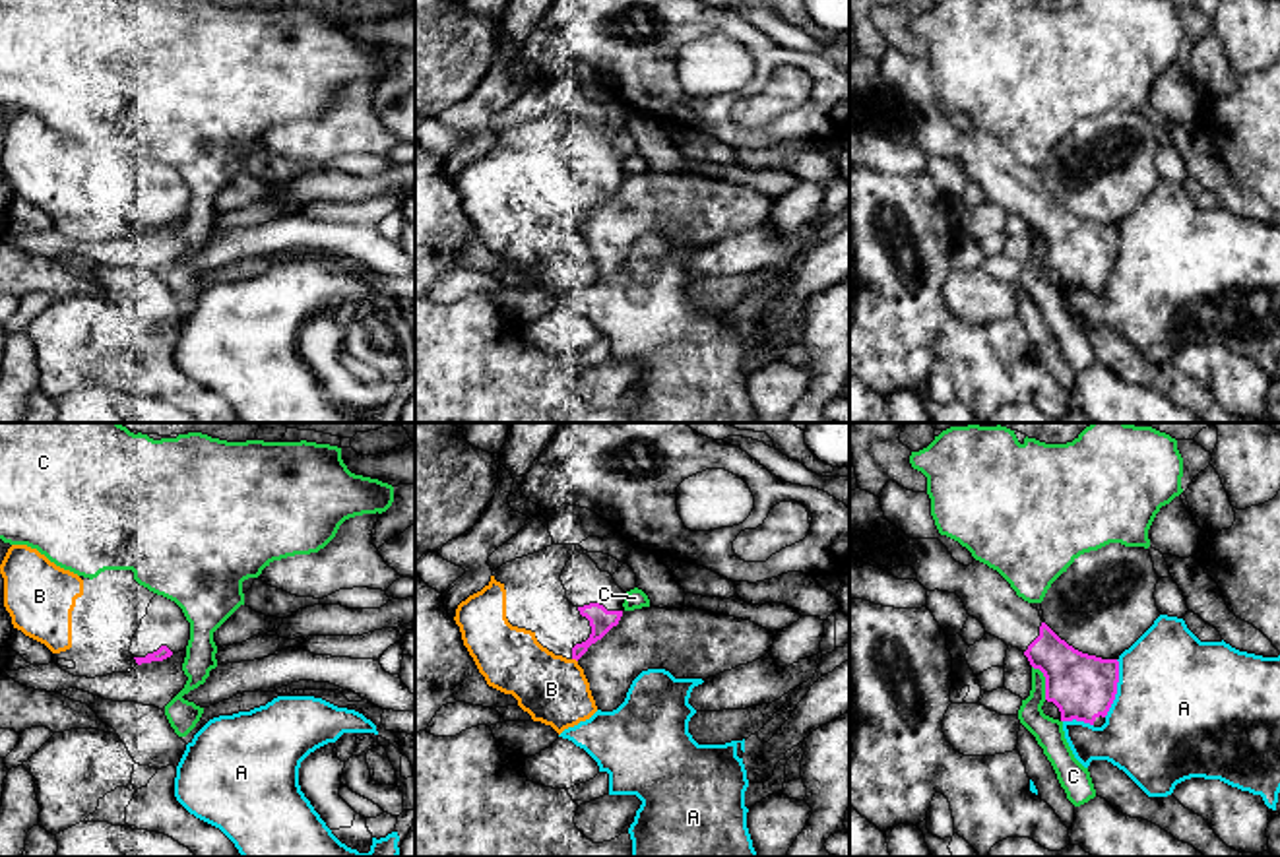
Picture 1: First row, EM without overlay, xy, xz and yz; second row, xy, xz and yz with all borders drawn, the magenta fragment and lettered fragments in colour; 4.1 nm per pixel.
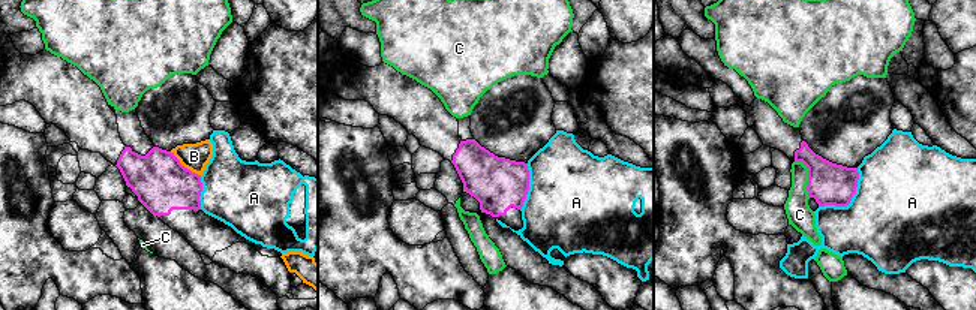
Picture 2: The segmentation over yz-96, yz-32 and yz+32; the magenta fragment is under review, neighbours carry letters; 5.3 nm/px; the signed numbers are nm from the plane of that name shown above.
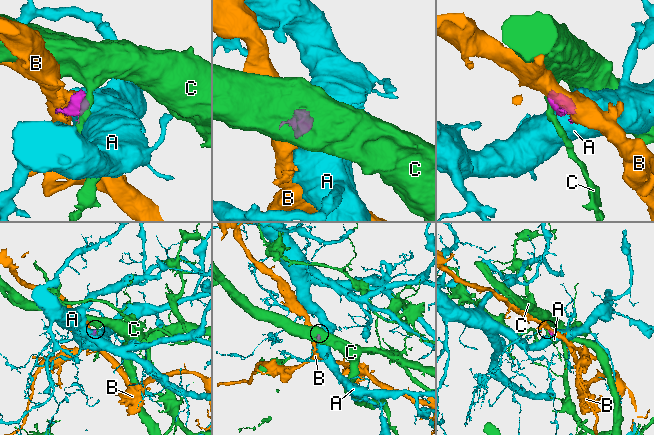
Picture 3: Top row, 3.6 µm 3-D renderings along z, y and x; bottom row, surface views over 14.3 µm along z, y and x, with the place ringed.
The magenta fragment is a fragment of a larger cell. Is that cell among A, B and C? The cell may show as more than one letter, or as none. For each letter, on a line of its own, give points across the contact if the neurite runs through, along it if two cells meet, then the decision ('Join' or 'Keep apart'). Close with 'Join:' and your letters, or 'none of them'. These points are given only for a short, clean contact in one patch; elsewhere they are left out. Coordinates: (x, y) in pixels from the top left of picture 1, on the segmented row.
A: Keep apart
B: Keep apart
C: Boundary: yz (1032, 666), (1044, 677), (1046, 698). Keep apart
Join: none of them

